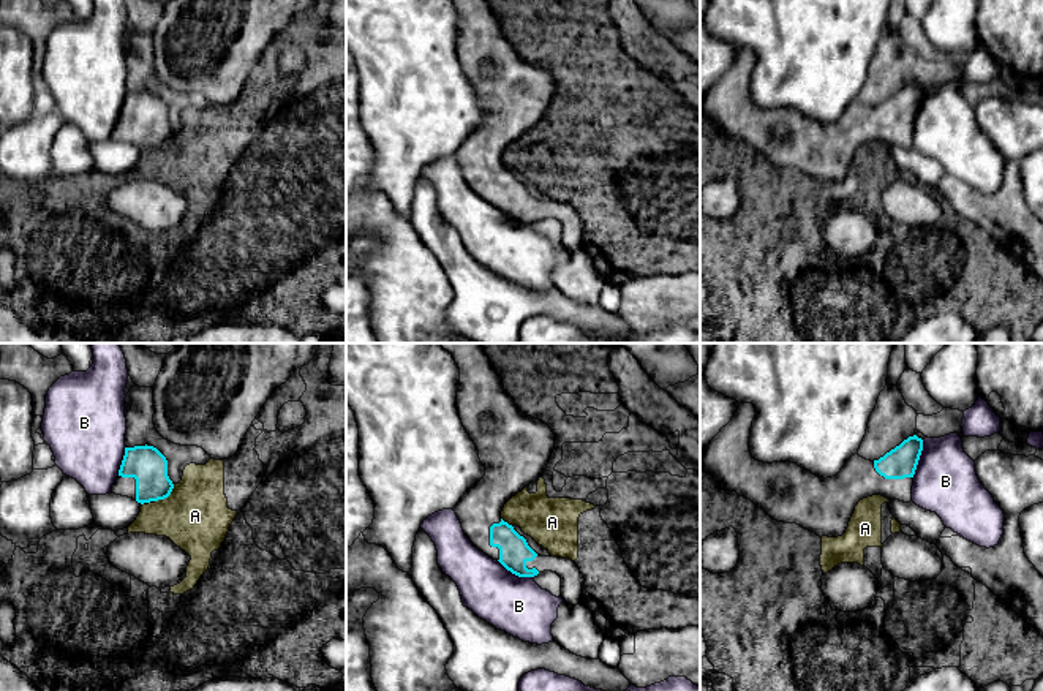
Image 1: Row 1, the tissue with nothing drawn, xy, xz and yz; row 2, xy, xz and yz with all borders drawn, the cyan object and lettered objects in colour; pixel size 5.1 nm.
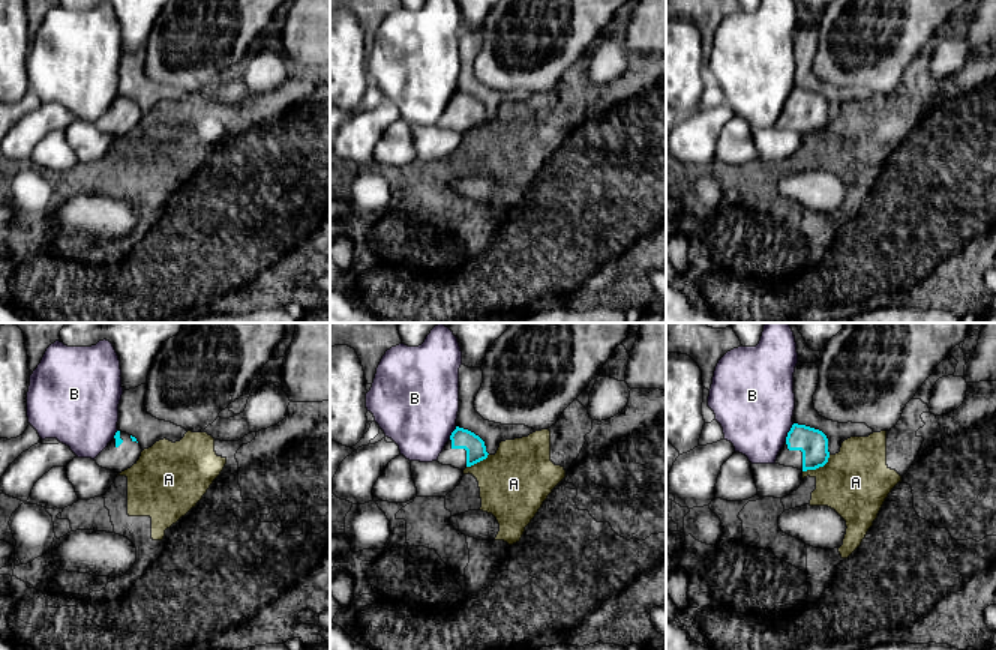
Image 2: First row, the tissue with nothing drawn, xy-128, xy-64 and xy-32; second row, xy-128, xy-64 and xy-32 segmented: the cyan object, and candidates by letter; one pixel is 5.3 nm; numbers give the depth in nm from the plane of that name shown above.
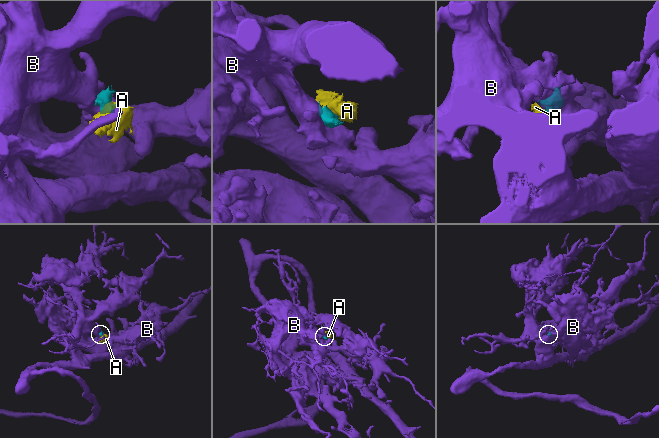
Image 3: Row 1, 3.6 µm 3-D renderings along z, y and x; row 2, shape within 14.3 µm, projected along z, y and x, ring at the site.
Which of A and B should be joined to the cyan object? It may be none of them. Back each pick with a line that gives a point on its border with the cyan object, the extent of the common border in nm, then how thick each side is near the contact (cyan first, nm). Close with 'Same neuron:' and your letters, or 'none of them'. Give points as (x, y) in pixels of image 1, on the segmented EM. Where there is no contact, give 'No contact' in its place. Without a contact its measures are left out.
Same neuron: none of them

